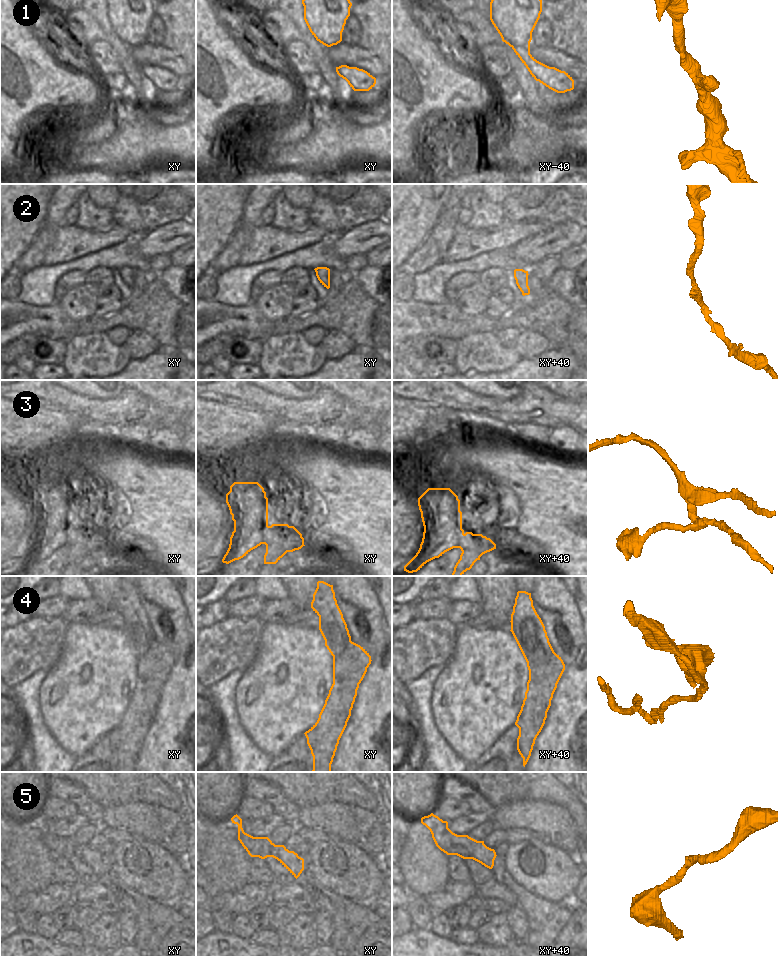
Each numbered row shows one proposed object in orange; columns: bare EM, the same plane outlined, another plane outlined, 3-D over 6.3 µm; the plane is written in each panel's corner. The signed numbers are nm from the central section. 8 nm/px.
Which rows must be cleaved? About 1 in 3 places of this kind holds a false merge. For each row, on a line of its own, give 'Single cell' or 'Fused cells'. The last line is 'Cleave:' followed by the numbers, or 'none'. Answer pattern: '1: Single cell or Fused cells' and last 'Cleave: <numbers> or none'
1: Single cell
2: Single cell
3: Fused cells
4: Fused cells
5: Single cell
Cleave: 3, 4

